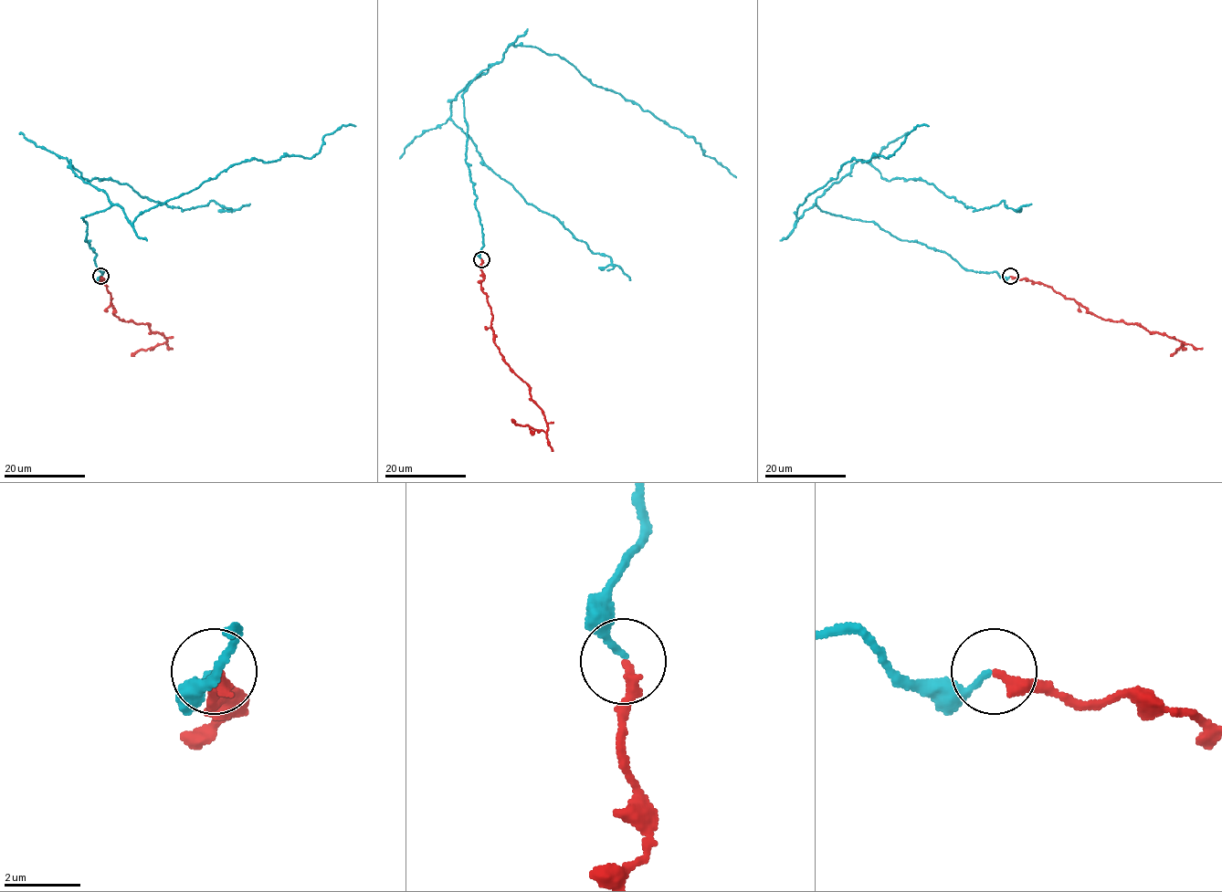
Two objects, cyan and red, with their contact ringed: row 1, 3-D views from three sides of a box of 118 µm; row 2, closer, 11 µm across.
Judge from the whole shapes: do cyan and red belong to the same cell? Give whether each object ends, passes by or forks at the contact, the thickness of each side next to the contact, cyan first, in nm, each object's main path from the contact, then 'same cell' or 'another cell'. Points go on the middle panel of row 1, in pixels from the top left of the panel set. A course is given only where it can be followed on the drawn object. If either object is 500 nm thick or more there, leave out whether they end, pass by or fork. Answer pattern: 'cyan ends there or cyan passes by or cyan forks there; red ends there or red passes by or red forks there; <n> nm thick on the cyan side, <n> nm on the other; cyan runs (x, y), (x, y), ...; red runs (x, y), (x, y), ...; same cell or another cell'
cyan ends there; red ends there; 170 nm thick on the cyan side, 280 nm on the other; cyan runs (480, 258), (462, 93), (491, 65), (450, 102), (450, 119), (526, 202), (630, 280); red runs (480, 258), (480, 289), (491, 309), (494, 343), (504, 362), (528, 385), (548, 429), (535, 430), (511, 419); same cell

